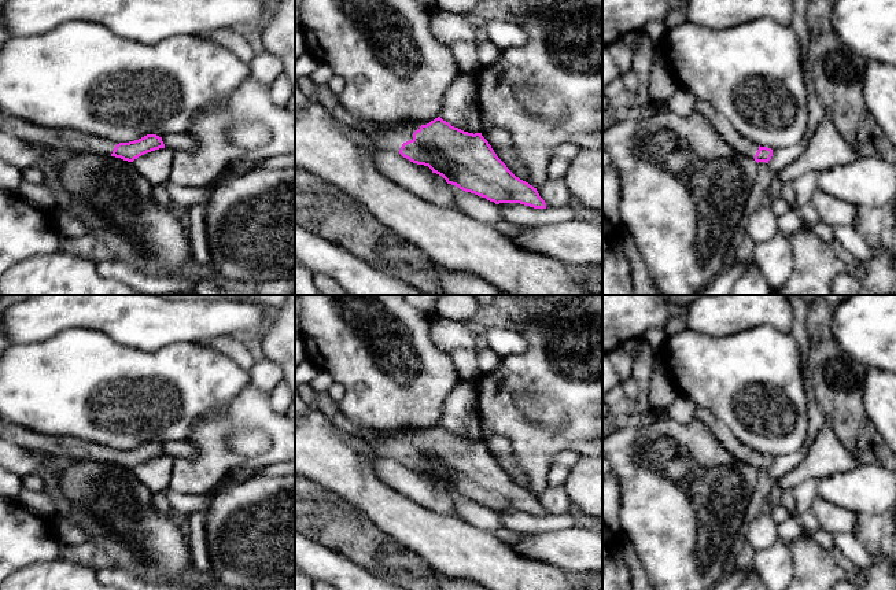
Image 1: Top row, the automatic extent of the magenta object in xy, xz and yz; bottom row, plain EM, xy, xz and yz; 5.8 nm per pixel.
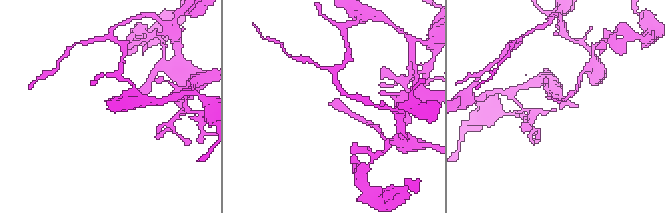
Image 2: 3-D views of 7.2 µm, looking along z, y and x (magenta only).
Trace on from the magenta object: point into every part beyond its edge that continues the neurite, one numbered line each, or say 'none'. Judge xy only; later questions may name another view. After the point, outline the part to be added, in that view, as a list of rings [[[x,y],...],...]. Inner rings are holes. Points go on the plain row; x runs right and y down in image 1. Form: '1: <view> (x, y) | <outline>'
1: xy (76, 449) | [[[0,417],[0,438],[10,440],[33,453],[67,457],[73,461],[91,460],[111,462],[115,449],[73,436],[54,436],[27,429]]]

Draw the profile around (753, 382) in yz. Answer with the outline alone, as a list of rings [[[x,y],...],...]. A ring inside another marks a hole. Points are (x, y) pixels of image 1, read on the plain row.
[[[770,325],[730,336],[693,329],[670,335],[663,350],[678,391],[697,408],[711,410],[752,450],[774,457],[794,453],[807,439],[808,413],[801,353],[792,333]]]

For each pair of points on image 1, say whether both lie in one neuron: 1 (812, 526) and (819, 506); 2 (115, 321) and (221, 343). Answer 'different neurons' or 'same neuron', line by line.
1: different neurons
2: different neurons

